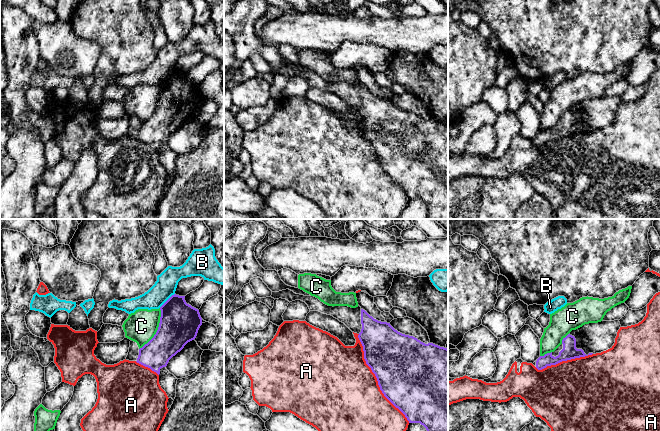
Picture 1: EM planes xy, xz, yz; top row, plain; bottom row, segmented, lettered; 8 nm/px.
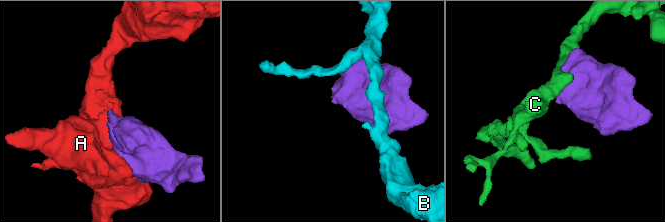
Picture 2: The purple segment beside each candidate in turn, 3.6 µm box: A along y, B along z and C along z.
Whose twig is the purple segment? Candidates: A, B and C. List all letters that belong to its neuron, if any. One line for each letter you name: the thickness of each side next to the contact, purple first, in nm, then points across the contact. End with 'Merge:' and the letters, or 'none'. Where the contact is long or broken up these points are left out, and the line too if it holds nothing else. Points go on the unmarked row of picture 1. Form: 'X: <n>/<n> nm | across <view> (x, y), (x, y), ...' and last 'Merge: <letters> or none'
Merge: none

